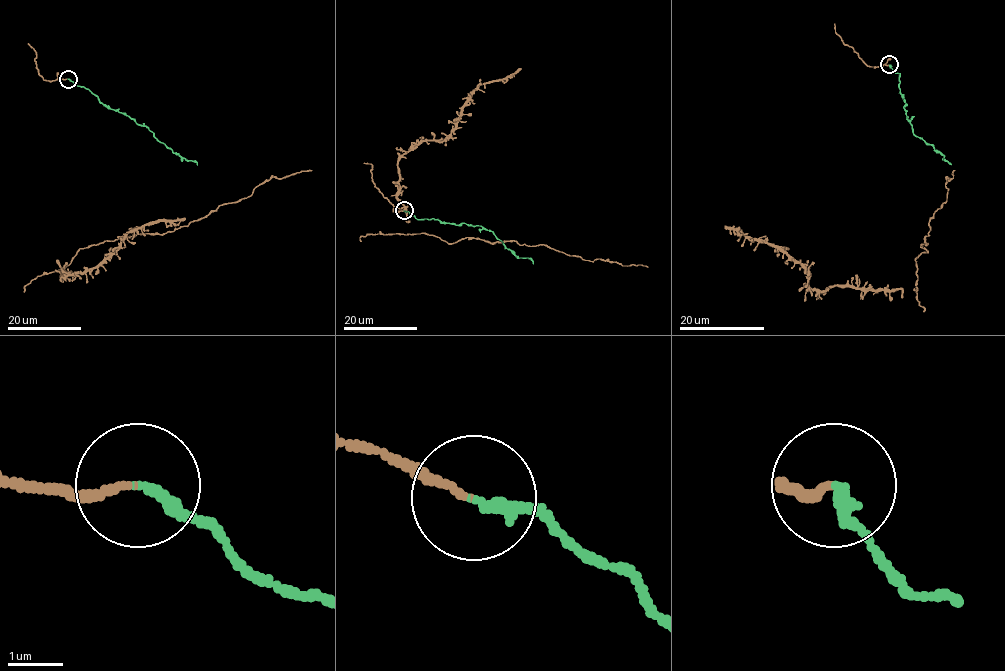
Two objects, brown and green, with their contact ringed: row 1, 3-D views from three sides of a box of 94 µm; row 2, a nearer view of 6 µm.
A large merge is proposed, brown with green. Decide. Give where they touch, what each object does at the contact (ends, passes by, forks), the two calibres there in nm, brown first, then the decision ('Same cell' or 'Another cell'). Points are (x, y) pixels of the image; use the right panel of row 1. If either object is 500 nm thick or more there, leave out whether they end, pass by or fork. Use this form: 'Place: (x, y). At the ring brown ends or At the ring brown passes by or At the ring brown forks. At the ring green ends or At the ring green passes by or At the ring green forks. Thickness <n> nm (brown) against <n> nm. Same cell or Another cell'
Place: (889, 64). At the ring brown ends. At the ring green ends. Thickness 120 nm (brown) against 220 nm. Same cell

